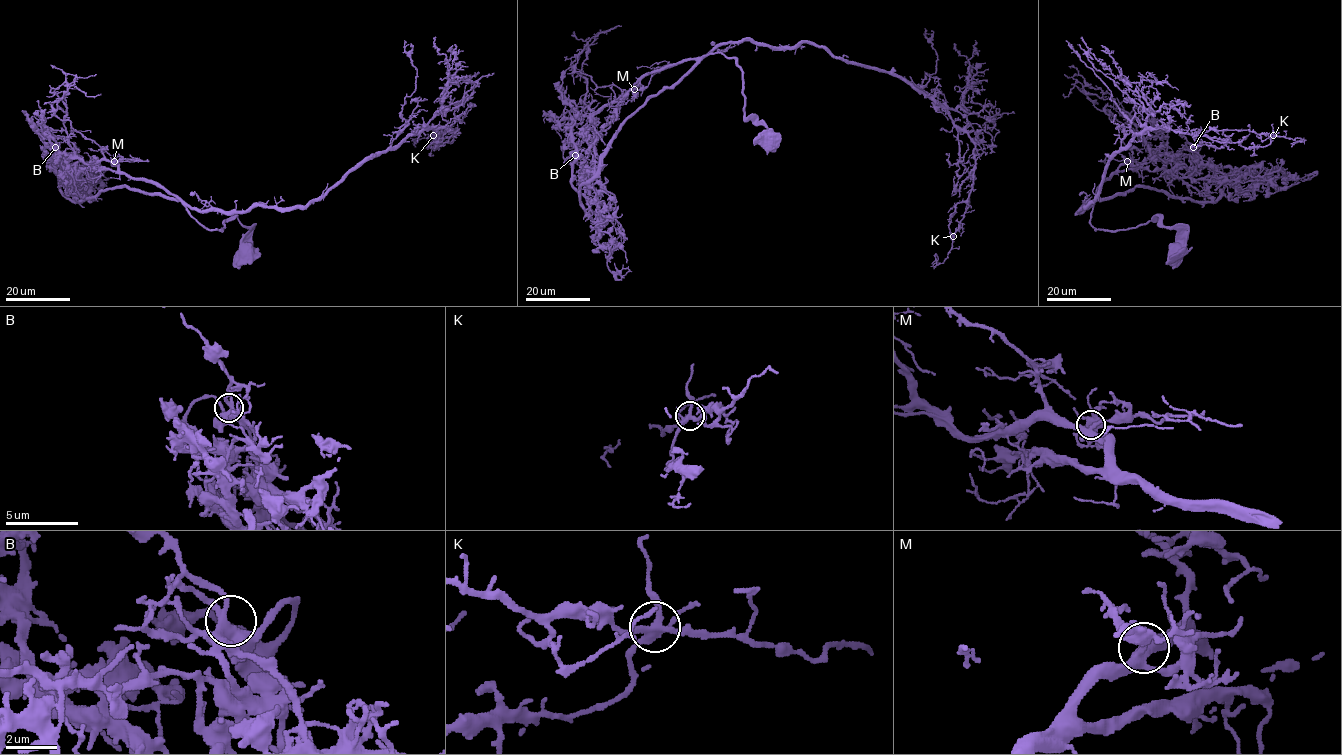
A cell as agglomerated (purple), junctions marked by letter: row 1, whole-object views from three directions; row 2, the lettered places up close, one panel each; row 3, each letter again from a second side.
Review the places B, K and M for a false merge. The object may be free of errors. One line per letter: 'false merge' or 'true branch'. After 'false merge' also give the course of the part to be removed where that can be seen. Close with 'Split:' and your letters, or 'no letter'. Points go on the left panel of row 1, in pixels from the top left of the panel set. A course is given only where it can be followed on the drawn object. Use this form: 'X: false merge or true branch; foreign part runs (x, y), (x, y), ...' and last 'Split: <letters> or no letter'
B: true branch
K: true branch
M: true branch
Split: no letter

